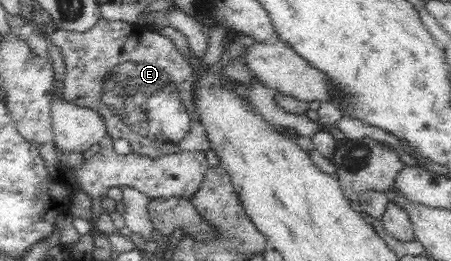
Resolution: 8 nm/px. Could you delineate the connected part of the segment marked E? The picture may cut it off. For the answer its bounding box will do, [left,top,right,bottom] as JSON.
[47,17,210,158]

